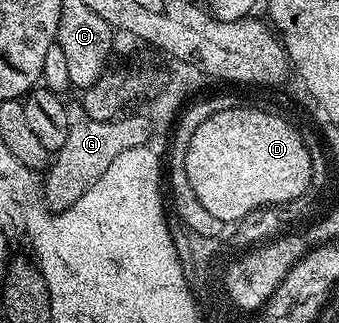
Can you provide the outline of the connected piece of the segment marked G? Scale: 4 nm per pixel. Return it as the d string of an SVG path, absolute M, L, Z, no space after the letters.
M67 103L68 110L68 138L64 146L51 159L48 171L44 176L44 203L52 212L62 212L72 202L76 202L112 166L112 158L124 154L124 150L136 146L147 146L152 137L147 133L147 125L144 120L139 120L137 115L123 114L117 120L108 122L96 122L96 118L88 118L84 114L81 103Z

